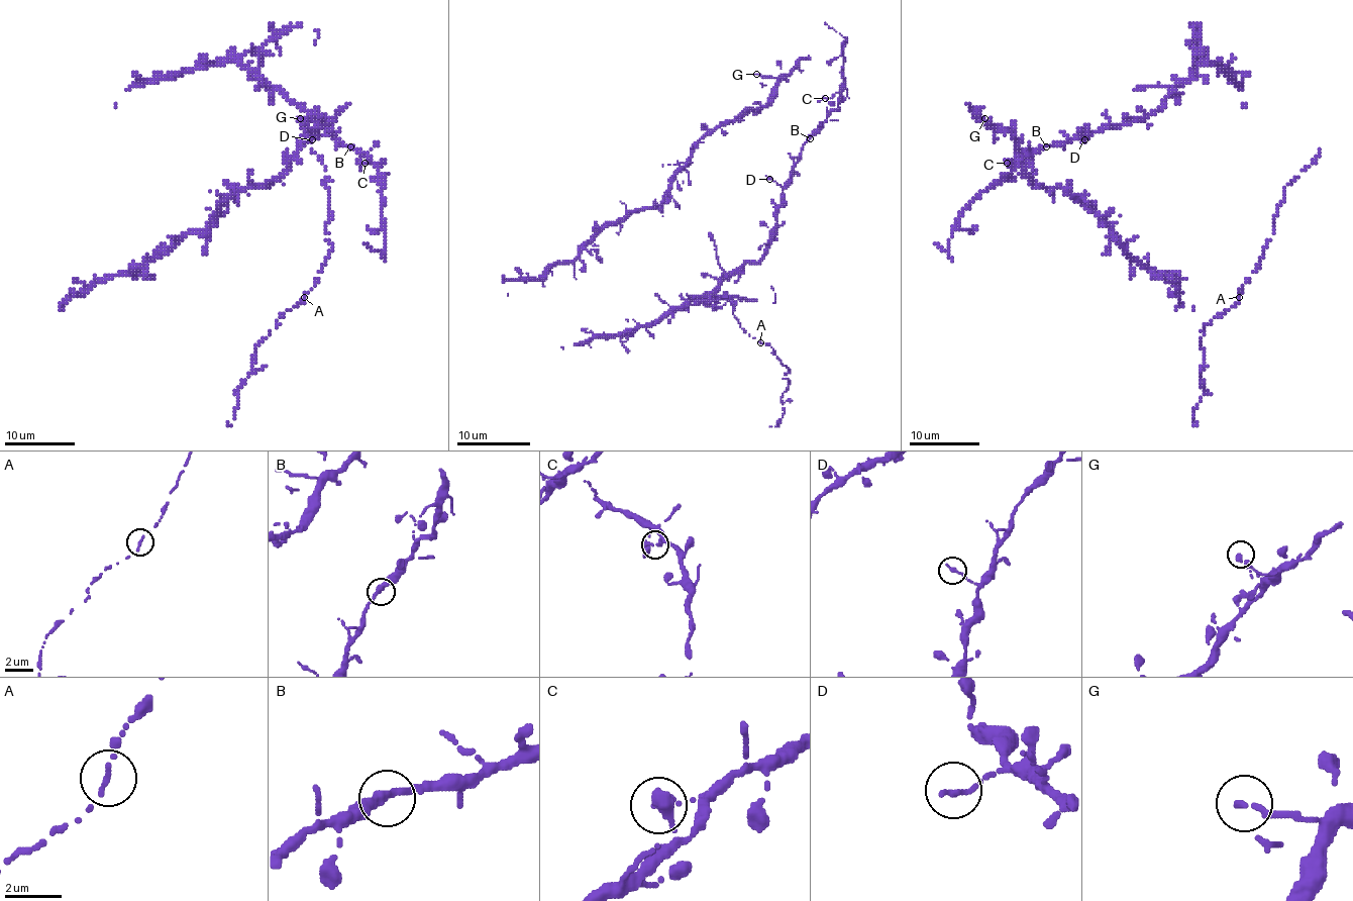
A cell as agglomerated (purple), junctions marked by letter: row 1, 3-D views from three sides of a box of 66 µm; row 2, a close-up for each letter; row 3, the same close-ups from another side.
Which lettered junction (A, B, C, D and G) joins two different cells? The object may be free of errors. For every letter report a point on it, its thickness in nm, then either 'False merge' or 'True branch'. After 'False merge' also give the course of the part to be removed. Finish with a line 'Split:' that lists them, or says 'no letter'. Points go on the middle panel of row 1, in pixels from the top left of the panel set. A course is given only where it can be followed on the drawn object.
A: Place: (760, 342). Thickness 160 nm. True branch
B: Place: (810, 138). Thickness 320 nm. True branch
C: Place: (825, 98). Thickness 220 nm. True branch
D: Place: (769, 179). Thickness 240 nm. True branch
G: Place: (756, 74). Thickness 240 nm. True branch
Split: no letter

